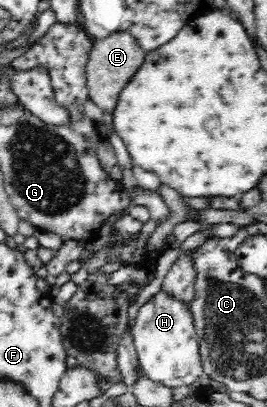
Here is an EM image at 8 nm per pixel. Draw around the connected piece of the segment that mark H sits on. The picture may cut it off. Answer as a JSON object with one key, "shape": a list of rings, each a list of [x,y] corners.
{"shape":[[[161,290],[138,310],[131,336],[138,354],[139,368],[149,381],[175,388],[199,381],[199,376],[204,373],[190,305],[173,299],[167,291]]]}

